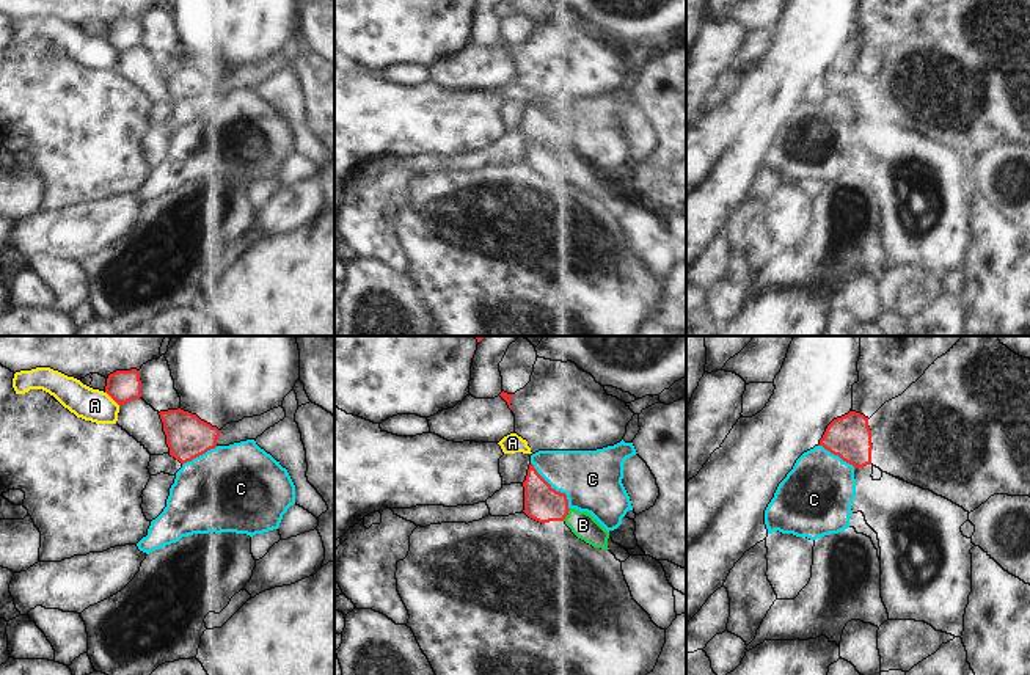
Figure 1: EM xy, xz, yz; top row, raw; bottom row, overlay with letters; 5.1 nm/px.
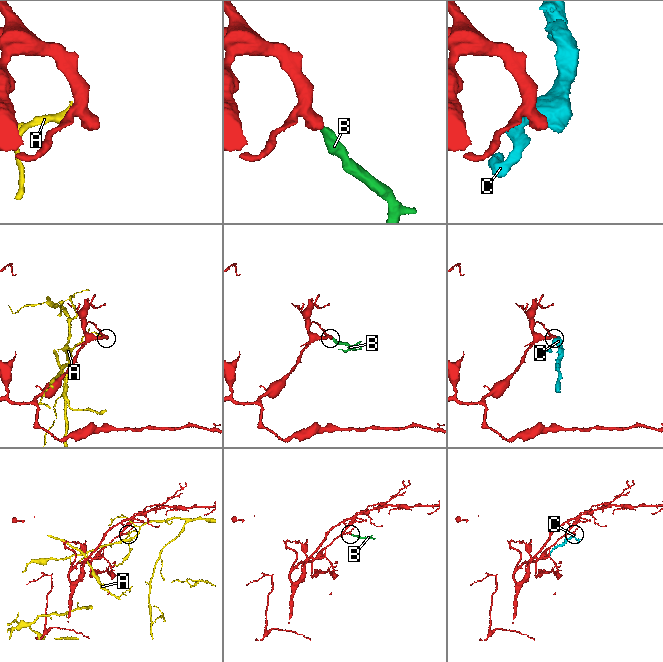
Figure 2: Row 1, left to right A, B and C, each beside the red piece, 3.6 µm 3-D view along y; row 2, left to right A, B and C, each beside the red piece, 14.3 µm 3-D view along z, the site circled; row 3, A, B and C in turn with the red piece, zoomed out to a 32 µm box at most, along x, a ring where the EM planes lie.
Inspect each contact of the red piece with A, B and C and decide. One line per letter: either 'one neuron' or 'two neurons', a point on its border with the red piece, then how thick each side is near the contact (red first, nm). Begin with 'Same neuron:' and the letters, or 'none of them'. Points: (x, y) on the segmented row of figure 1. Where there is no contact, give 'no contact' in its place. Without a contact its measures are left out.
Same neuron: B
A: two neurons | xy (113, 399) | 160/170 nm
B: one neuron | xz (567, 514) | 190/140 nm
C: two neurons | xz (553, 488) | 190/300 nm

